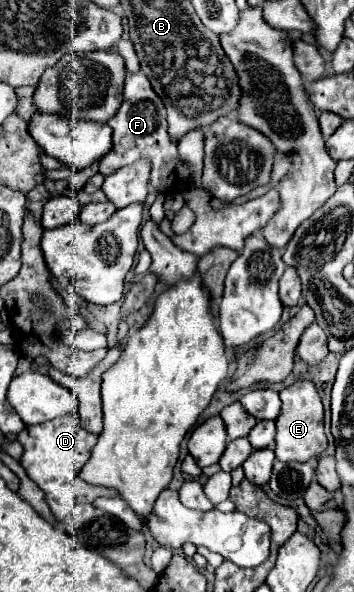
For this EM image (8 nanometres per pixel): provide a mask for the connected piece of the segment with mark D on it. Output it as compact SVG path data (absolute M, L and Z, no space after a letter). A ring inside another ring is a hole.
M70 412L68 416L60 416L60 418L48 420L44 424L26 426L16 436L16 440L24 446L24 454L20 460L22 466L26 468L30 478L44 490L46 502L58 524L66 522L66 518L70 516L72 506L76 502L94 502L100 496L104 496L104 498L114 496L114 492L108 488L90 486L84 480L80 480L80 472L82 472L84 464L88 462L98 436L80 426L78 412Z

